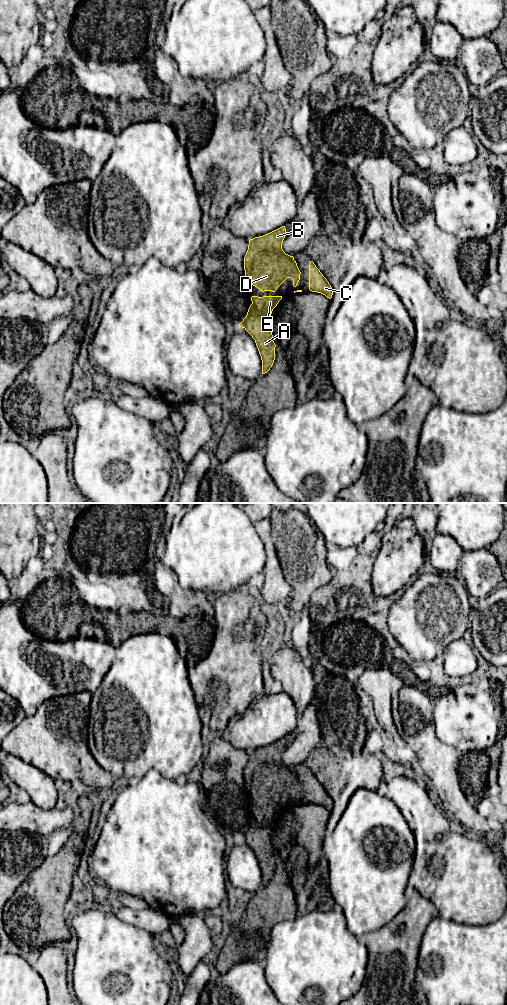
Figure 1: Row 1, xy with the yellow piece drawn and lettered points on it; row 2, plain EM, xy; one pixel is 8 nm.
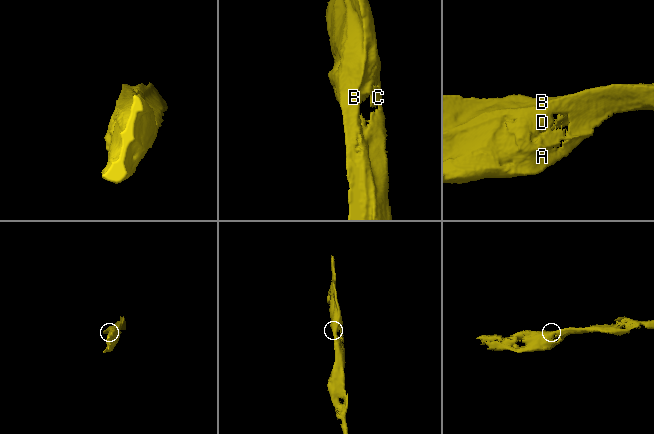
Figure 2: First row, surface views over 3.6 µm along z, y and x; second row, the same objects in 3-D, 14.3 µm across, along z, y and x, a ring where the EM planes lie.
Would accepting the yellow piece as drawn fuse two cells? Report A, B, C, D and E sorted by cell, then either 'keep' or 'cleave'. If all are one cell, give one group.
A B C D E | keep

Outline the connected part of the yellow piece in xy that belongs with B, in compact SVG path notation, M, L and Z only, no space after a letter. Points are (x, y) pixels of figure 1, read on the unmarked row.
M282 738L249 752L244 769L245 789L249 798L253 797L262 804L275 804L287 790L293 792L294 799L297 798L301 784L294 769L282 761L286 746L286 740Z

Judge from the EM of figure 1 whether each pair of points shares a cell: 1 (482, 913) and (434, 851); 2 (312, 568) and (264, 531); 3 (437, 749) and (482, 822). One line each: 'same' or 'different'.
1: same
2: different
3: same

